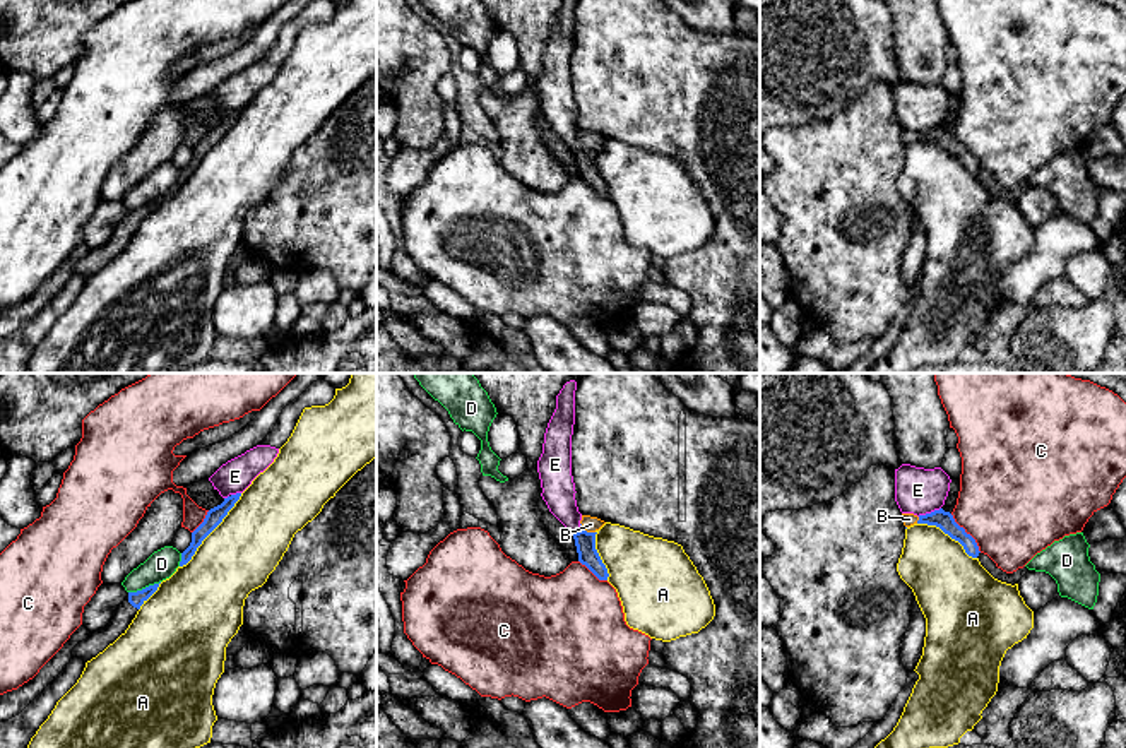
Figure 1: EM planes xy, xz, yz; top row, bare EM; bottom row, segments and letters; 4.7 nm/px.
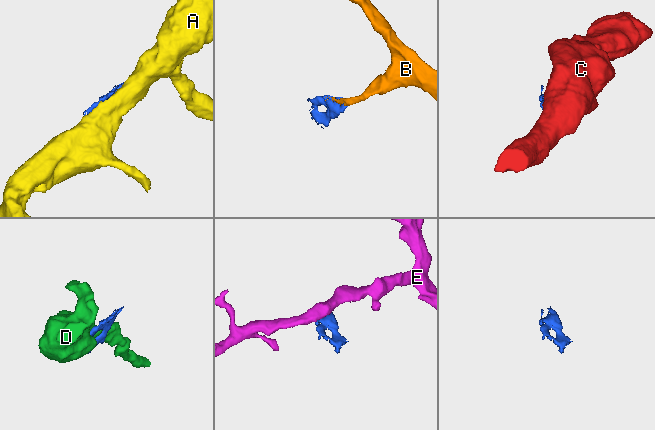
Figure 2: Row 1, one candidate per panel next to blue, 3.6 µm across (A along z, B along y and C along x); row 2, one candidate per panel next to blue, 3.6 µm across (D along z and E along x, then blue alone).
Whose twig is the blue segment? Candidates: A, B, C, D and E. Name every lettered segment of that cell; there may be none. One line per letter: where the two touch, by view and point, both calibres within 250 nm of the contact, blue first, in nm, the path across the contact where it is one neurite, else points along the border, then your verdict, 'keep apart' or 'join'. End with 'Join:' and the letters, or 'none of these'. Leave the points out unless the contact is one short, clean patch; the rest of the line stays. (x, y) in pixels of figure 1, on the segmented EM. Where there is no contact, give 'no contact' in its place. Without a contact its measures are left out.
A: contact xy (213, 529); calibres 80 and 340 nm; keep apart
B: contact xz (586, 531); calibres 100 and 80 nm; way xz (586, 541), (586, 531), (591, 524); join
C: contact yz (965, 533); calibres 90 and 480 nm; border yz (950, 514), (981, 552); keep apart
D: contact xy (146, 587); calibres 70 and 140 nm; keep apart
E: contact yz (928, 514); calibres 90 and 220 nm; border yz (940, 507), (918, 516); keep apart
Join: B

